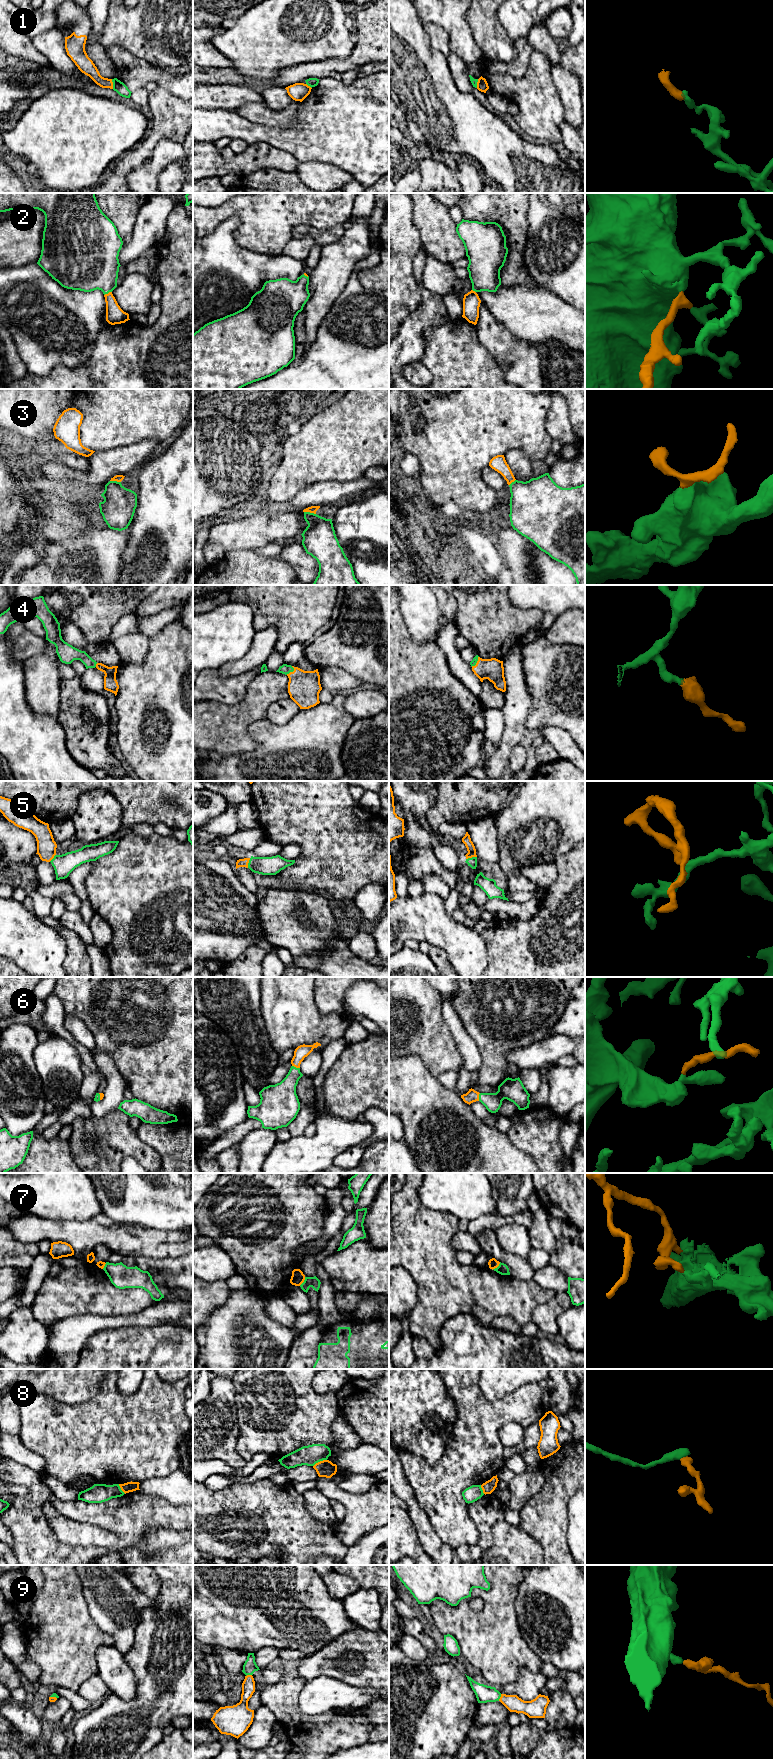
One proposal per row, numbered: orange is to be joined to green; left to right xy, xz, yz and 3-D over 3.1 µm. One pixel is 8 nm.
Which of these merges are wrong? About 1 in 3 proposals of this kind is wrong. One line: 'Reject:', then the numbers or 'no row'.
Reject: 1, 7, 8

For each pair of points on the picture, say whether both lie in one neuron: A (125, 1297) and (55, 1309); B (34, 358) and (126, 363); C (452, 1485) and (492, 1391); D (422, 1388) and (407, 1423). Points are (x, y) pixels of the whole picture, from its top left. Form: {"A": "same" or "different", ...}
{"A": "same", "B": "different", "C": "different", "D": "same"}

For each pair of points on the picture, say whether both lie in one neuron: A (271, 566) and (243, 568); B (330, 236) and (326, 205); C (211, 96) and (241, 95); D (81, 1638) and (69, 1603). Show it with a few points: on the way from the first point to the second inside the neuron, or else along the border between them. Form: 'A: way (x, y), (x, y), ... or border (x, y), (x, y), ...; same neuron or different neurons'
A: way (264, 568), (250, 568); same neuron
B: border (306, 224), (320, 229), (343, 226); different neurons
C: way (218, 96), (234, 96); same neuron
D: way (72, 1629), (69, 1626), (69, 1612); same neuron

